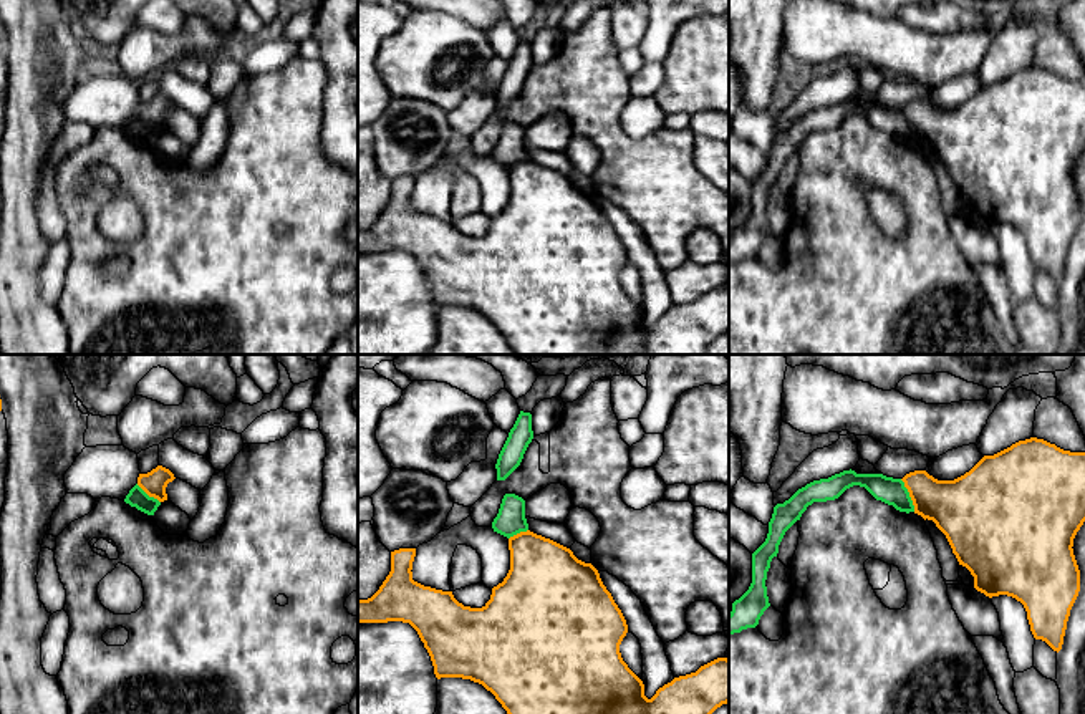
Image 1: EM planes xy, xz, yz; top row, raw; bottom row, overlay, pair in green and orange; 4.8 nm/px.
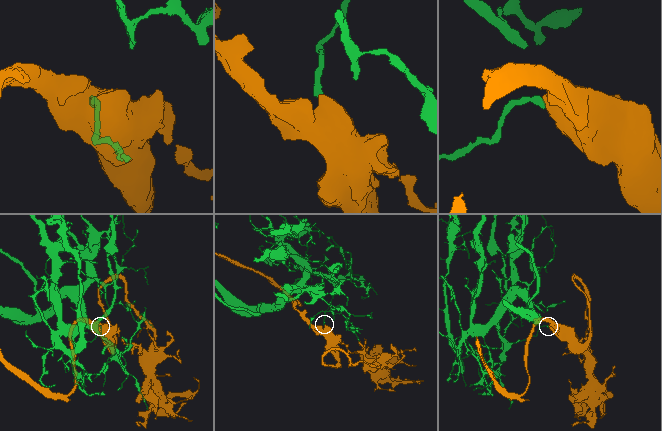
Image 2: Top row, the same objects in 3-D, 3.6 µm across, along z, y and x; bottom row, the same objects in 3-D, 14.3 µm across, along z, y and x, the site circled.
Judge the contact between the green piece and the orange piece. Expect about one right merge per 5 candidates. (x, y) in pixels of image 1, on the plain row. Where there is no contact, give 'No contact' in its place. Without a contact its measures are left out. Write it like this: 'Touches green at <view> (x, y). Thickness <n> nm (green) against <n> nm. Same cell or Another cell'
Touches green at yz (908, 125). Thickness 130 nm (green) against 280 nm. Another cell

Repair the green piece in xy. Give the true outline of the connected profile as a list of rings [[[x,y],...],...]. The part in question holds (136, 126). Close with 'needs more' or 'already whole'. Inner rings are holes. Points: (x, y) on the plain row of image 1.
[[[137,113],[129,119],[124,131],[147,144],[154,144],[161,134],[157,128],[149,126]]]; already whole

